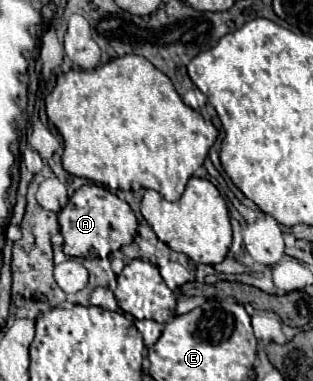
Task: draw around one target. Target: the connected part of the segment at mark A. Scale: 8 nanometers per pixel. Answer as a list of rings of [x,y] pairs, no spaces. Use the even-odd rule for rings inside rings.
[[[83,185],[79,187],[73,197],[69,197],[69,203],[57,213],[61,235],[65,237],[63,251],[69,257],[109,257],[109,253],[129,245],[133,237],[137,235],[137,217],[133,209],[119,199],[115,193],[107,191],[99,185]]]

